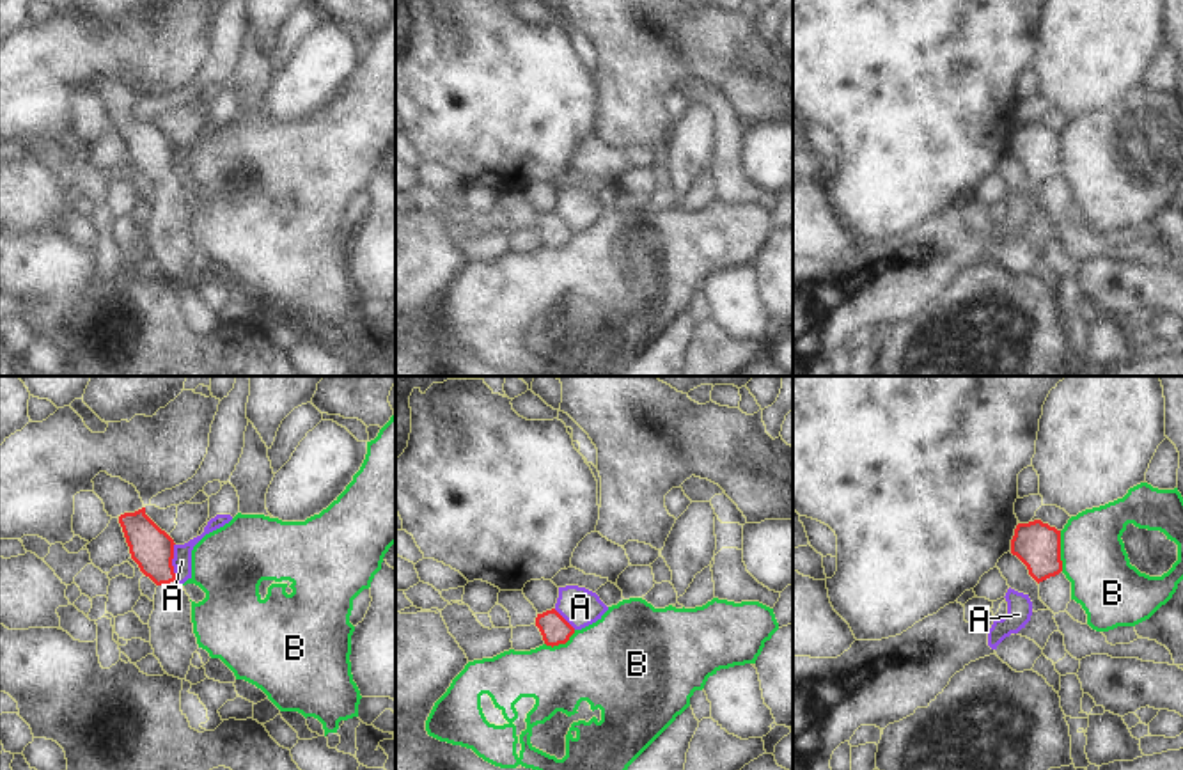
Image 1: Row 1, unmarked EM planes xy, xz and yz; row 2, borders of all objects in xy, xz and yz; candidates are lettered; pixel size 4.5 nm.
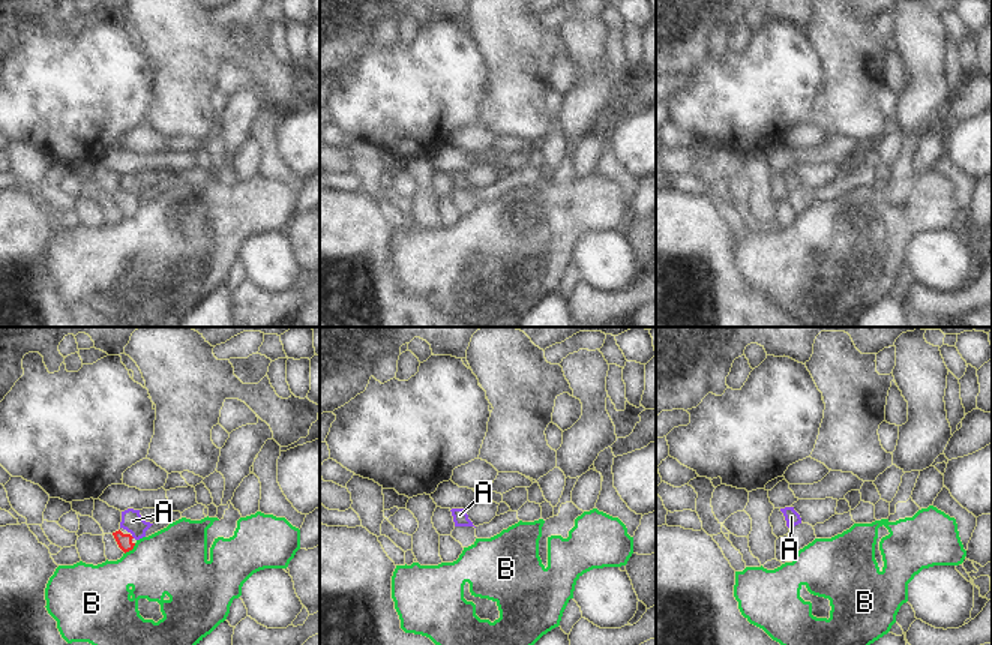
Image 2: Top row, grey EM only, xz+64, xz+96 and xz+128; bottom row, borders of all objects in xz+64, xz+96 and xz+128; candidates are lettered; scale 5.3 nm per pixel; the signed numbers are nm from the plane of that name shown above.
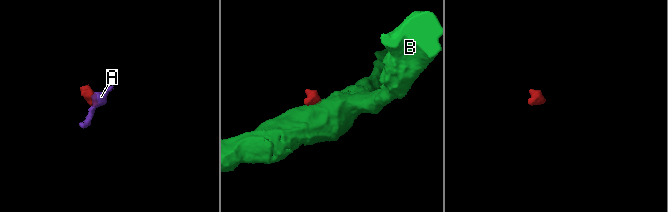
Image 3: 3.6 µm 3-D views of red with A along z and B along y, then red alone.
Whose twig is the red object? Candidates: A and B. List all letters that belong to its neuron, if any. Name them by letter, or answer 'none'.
none

